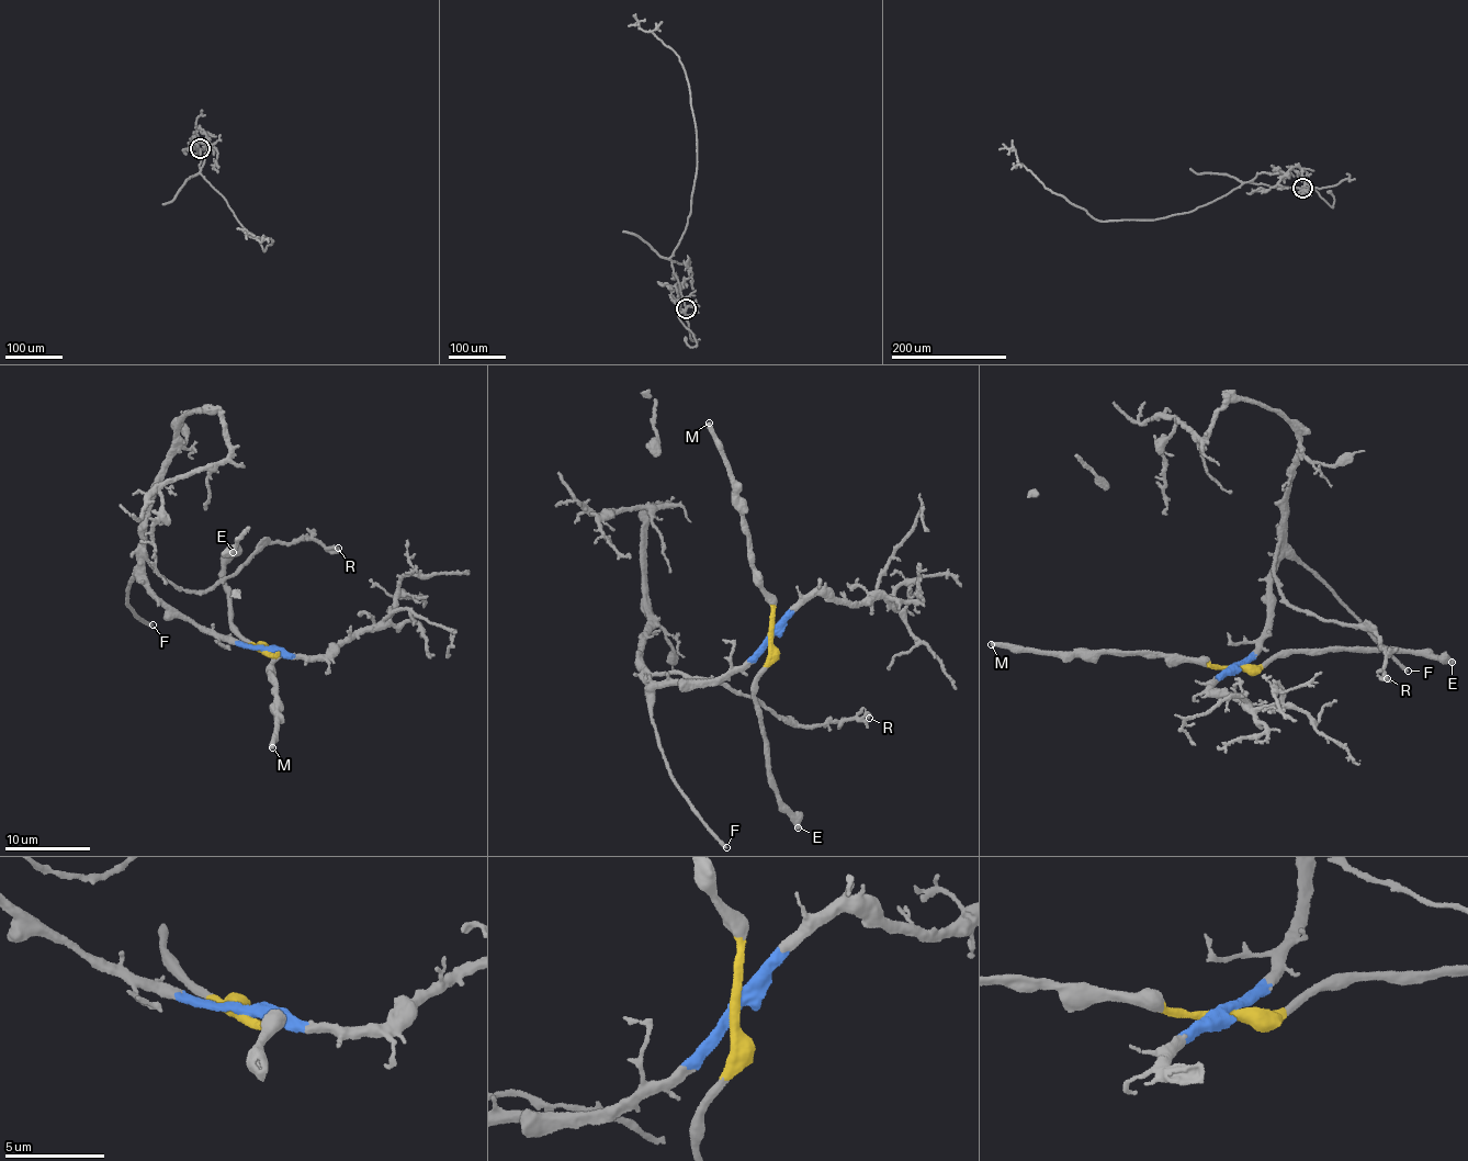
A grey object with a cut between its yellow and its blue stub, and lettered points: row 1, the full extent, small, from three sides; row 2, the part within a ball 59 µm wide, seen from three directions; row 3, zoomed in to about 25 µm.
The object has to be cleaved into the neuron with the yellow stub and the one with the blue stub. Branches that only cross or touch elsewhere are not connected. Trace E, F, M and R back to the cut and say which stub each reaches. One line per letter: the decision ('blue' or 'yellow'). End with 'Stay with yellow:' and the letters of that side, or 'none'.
E: yellow
F: blue
M: yellow
R: blue
Stay with yellow: E, M

